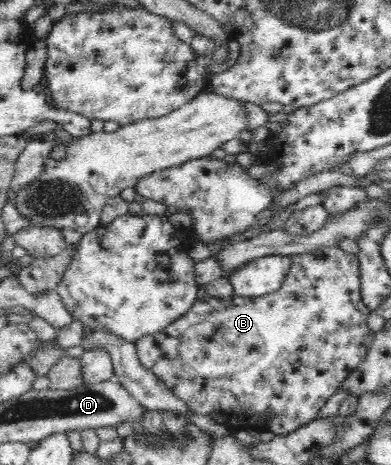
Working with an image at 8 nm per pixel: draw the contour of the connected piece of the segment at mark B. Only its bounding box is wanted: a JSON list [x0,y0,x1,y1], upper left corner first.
[135,245,375,435]

